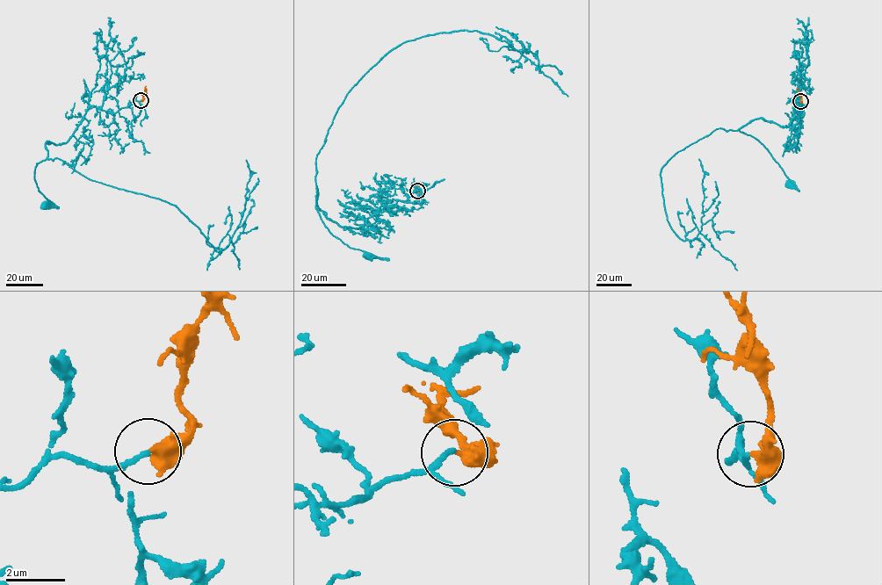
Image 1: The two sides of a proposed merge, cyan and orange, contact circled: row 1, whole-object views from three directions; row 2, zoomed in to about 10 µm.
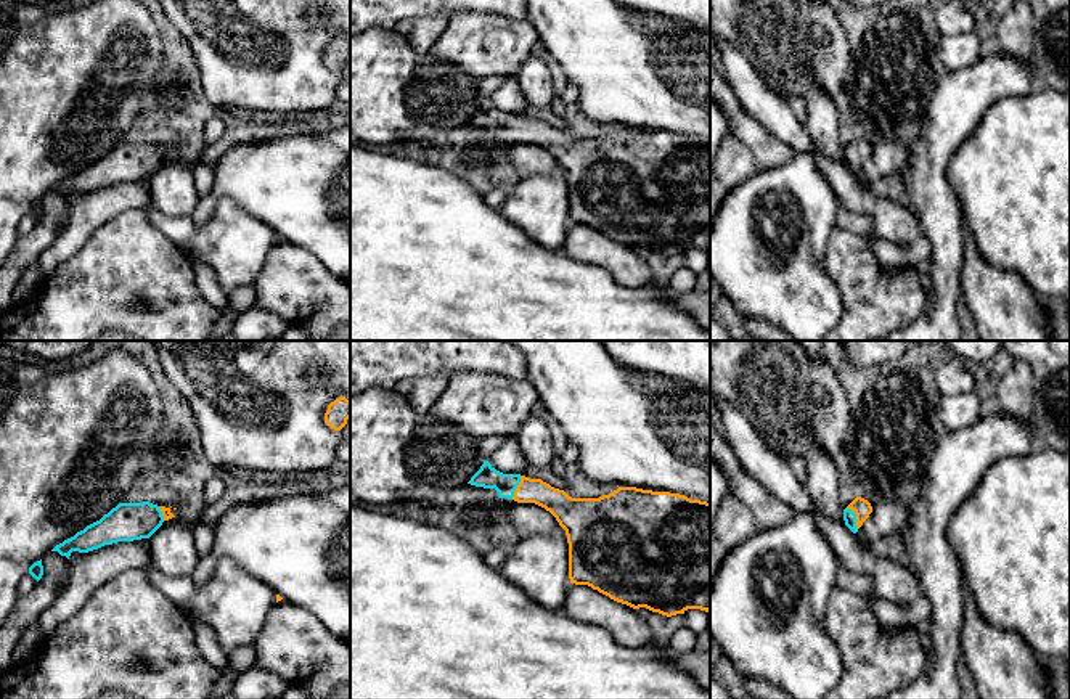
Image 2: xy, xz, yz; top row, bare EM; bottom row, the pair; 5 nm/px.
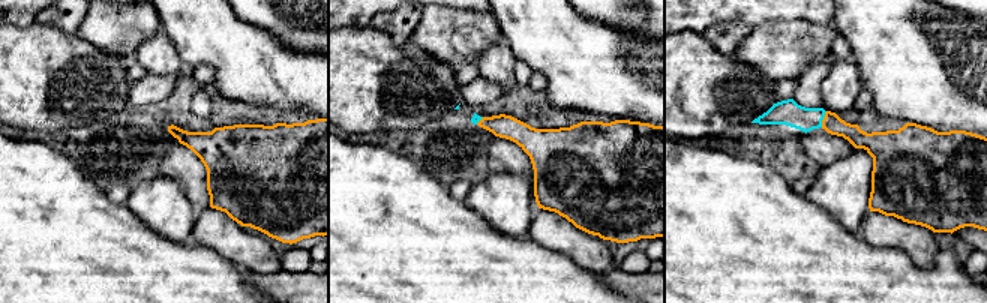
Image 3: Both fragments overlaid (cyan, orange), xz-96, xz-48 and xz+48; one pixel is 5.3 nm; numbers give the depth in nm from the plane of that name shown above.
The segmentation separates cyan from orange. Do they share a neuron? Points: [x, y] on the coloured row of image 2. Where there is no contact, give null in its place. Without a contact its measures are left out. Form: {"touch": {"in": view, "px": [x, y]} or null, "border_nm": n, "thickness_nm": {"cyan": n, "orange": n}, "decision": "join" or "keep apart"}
{"touch": {"in": "yz", "px": [855, 518]}, "border_nm": 130, "thickness_nm": {"cyan": 60, "orange": 90}, "decision": "join"}

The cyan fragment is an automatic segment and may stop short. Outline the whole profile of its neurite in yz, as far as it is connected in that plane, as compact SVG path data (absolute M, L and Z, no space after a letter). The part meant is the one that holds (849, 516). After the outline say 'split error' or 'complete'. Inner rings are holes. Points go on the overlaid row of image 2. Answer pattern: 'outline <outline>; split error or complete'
outline M856 497L845 509L843 509L843 521L845 525L856 533L863 522L872 513L872 506L868 500Z; split error

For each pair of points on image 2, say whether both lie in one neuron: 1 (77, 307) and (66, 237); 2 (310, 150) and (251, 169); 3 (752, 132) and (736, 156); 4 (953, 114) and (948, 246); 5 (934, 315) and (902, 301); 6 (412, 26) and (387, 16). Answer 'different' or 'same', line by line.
1: different
2: same
3: different
4: same
5: different
6: different

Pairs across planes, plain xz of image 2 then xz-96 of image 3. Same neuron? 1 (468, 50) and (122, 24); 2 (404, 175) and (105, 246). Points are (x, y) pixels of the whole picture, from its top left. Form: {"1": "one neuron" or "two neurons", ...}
{"1": "one neuron", "2": "one neuron"}

